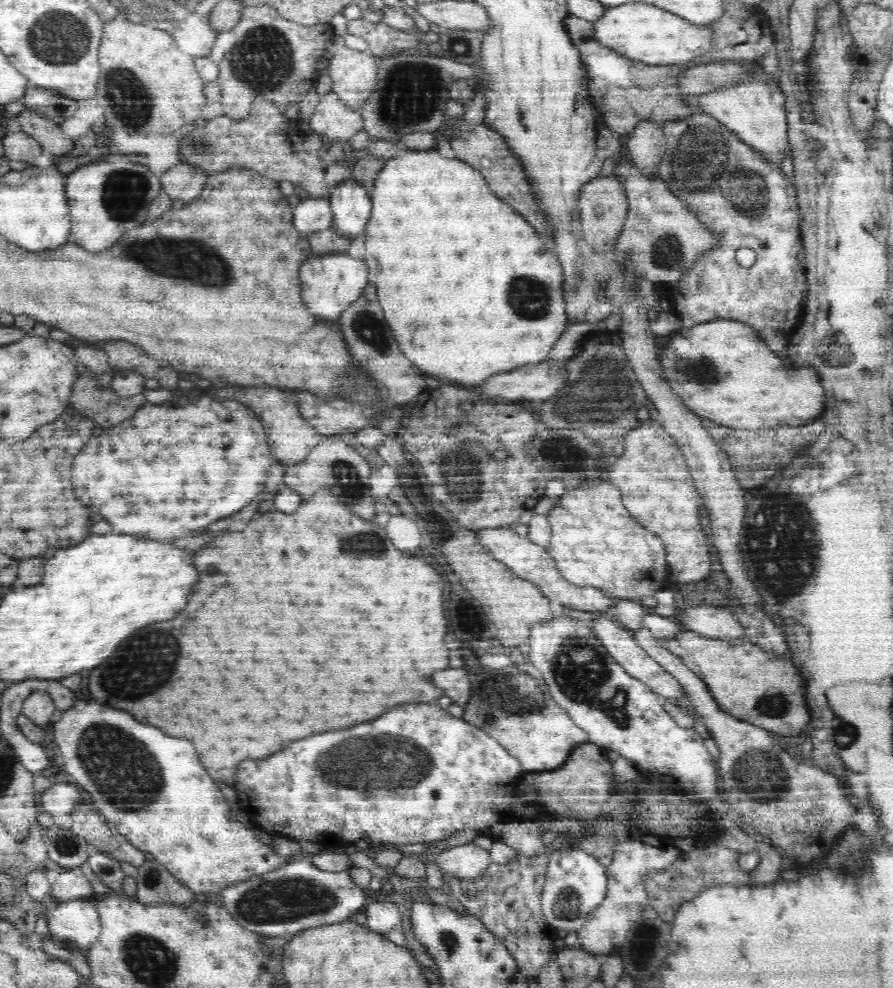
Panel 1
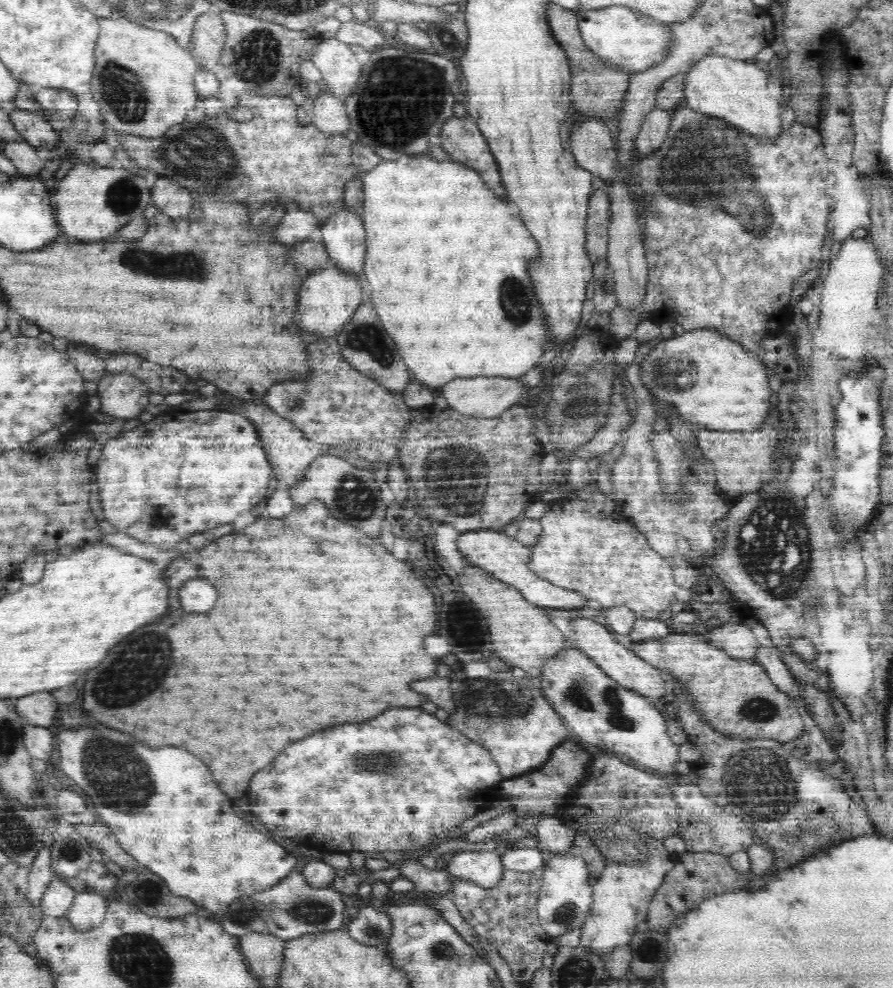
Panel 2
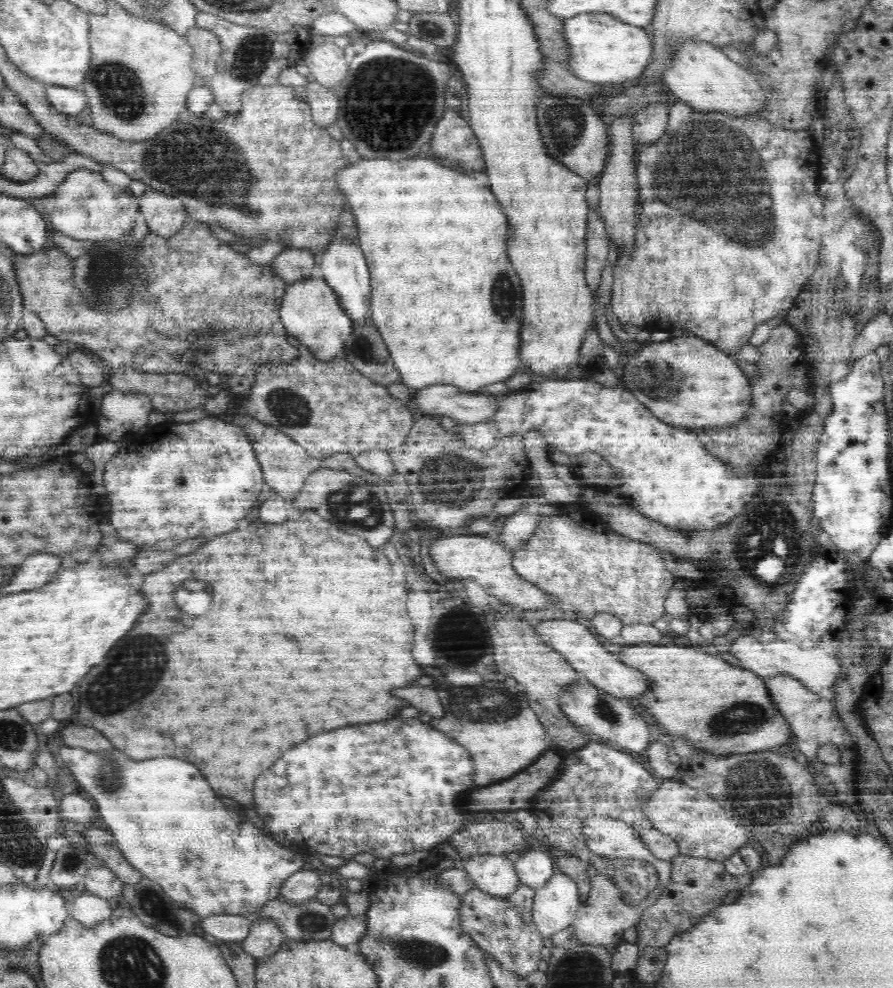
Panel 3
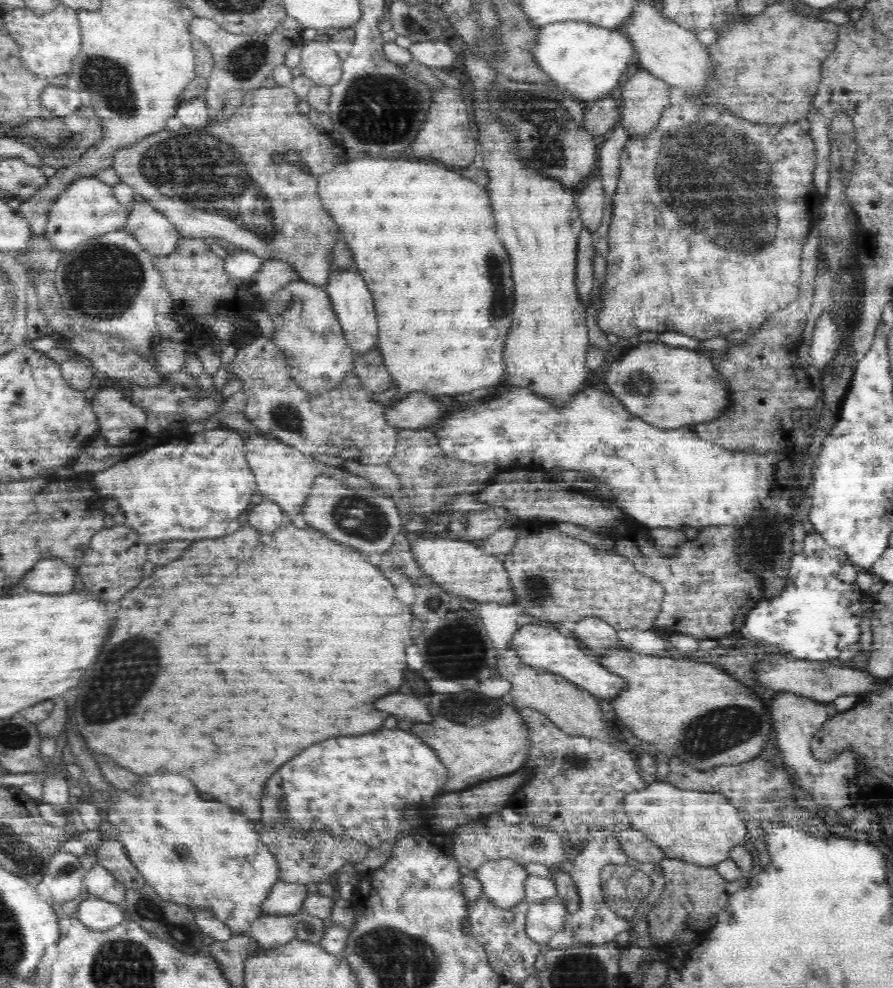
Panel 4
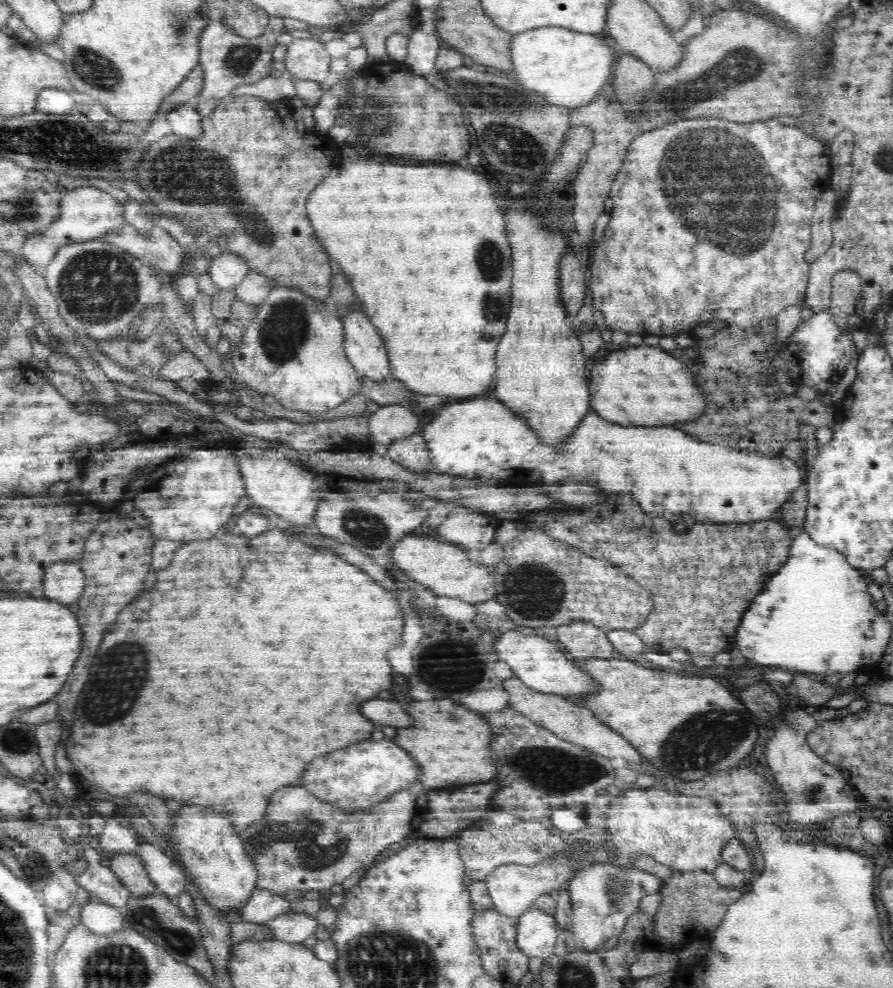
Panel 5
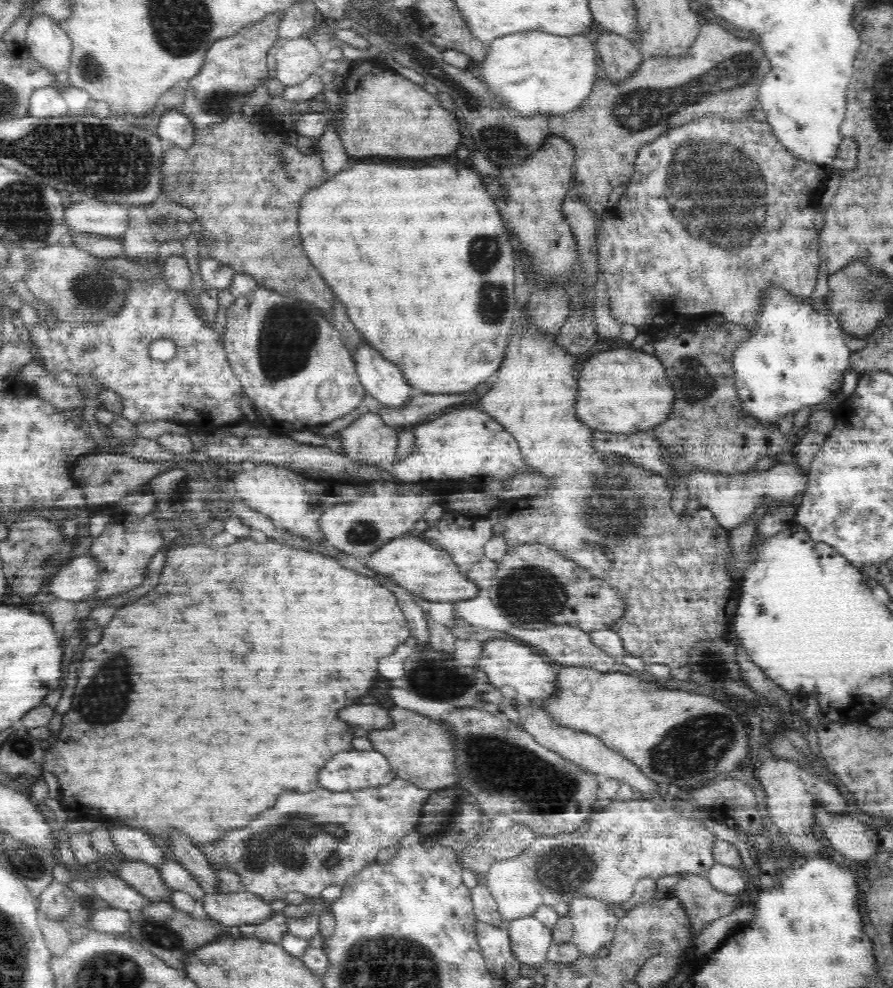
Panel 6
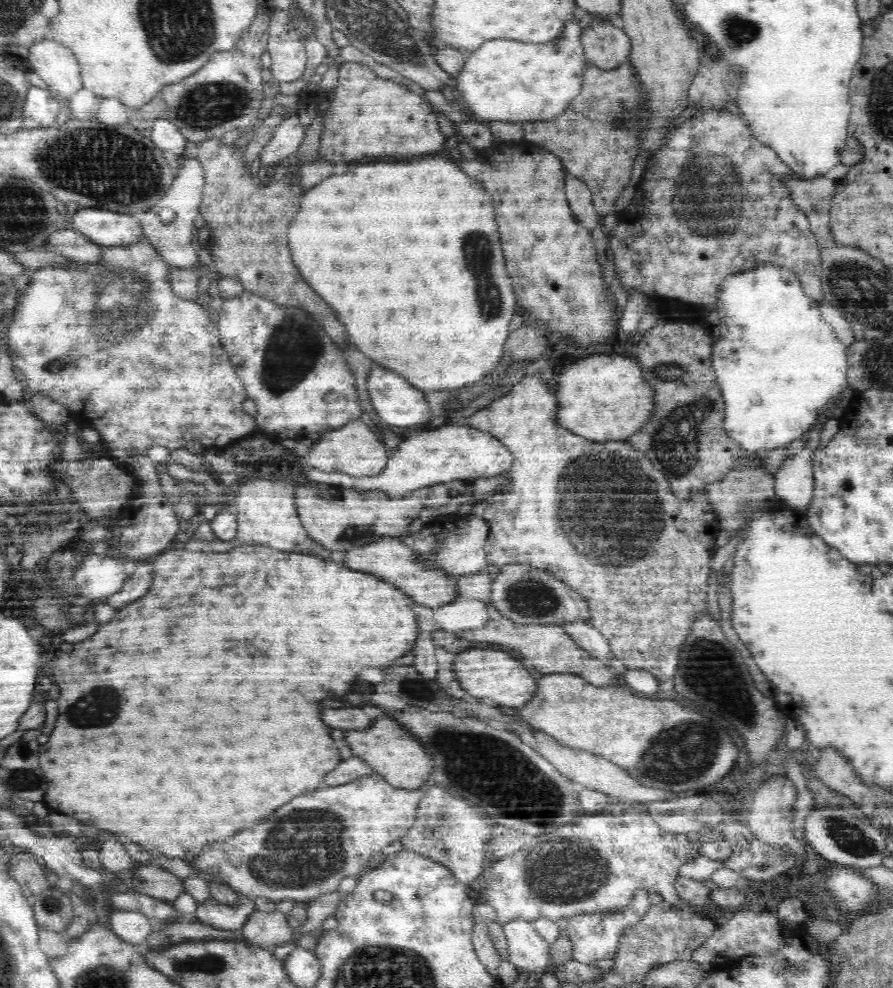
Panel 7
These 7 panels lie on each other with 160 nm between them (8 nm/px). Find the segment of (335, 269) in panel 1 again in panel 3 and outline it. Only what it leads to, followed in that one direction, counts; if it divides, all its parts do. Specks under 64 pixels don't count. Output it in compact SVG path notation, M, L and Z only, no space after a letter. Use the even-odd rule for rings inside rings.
M308 278L289 283L281 300L279 317L286 332L300 341L302 351L309 349L322 361L343 355L344 342L354 328L352 317L340 305L339 295L325 279Z

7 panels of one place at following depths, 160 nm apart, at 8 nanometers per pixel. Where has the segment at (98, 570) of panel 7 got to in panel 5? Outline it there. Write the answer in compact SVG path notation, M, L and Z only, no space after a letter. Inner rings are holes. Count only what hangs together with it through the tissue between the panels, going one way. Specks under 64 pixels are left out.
M68 560L50 564L44 574L42 586L48 600L66 605L78 603L84 592L84 573L80 563Z

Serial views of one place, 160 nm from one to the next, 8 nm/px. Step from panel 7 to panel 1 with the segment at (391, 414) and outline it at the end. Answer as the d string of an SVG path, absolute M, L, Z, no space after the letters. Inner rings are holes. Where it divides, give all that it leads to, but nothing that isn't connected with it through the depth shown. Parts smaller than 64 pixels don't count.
M356 180L336 183L331 190L330 201L333 221L331 228L341 236L349 236L358 240L362 236L369 221L373 201L370 191Z

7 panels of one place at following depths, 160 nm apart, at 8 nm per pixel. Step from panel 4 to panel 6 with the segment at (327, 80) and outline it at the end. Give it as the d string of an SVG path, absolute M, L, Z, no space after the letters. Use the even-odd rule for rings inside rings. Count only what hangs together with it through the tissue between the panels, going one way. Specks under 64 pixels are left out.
M305 35L292 40L277 39L271 51L276 58L272 76L287 87L301 83L310 73L321 72L324 58L314 43Z

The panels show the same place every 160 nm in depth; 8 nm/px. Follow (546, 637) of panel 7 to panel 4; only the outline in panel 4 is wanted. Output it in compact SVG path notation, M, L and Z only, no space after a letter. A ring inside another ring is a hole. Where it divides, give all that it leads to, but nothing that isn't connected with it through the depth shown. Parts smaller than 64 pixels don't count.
M582 618L576 623L573 633L594 652L605 653L619 645L617 630L602 618Z

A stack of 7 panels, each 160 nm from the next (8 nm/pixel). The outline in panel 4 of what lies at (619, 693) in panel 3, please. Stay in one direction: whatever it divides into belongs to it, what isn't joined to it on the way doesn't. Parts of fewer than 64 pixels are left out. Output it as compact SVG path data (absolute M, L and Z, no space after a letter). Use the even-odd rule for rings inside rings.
M540 622L523 625L514 633L511 642L516 653L529 666L542 667L542 669L549 669L554 673L564 675L570 682L576 683L577 686L580 686L582 690L587 690L592 696L610 700L610 698L616 697L618 693L628 689L628 679L622 675L614 674L605 665L588 660L588 656L584 654L582 646L580 646L580 639L566 638L554 628L544 628Z

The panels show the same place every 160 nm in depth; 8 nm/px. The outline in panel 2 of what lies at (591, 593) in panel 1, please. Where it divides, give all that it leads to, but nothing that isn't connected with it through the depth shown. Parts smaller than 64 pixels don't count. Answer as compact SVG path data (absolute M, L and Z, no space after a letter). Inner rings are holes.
M483 529L467 531L456 539L457 551L463 555L472 565L489 571L494 577L501 579L508 586L517 587L526 600L540 608L580 608L590 606L590 600L584 594L578 594L574 590L566 590L565 587L554 586L549 579L542 578L530 569L532 547L520 544L514 537L506 536L502 529Z

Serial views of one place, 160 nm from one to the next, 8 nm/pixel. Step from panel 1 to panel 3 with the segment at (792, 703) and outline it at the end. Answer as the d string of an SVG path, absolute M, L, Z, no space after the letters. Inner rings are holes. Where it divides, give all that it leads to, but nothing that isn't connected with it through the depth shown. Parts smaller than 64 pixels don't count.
M669 639L659 644L623 645L617 657L644 671L652 681L650 690L646 690L640 697L632 697L631 700L640 703L642 709L648 711L657 733L667 740L682 734L682 738L688 738L697 748L703 748L706 752L730 755L779 748L790 736L792 729L788 719L780 713L770 698L766 679L754 674L752 670L734 667L720 656L704 654L696 648L686 648L686 645L676 645Z

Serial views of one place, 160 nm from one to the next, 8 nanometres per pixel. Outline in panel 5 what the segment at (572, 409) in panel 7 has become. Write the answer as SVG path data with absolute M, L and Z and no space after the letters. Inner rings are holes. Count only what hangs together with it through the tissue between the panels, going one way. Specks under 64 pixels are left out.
M630 346L597 360L590 370L589 393L589 408L594 407L604 419L620 423L622 426L668 427L674 424L683 425L686 421L698 418L699 414L704 413L706 406L706 395L692 371L682 361L672 358L670 353L662 350L659 346Z

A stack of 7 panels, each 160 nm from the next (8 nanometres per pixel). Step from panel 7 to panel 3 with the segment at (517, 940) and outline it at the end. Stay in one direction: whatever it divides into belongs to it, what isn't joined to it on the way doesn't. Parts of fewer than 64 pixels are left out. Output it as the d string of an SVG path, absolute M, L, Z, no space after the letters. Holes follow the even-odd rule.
M556 870L535 892L533 923L542 937L552 938L558 931L571 926L580 905L573 878Z

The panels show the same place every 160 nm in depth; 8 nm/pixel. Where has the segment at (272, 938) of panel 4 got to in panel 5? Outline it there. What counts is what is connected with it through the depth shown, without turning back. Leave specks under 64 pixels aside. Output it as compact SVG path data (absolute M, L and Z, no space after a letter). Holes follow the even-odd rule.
M291 912L277 916L266 922L266 927L270 927L274 940L290 944L303 944L307 939L315 934L318 922L310 915Z

